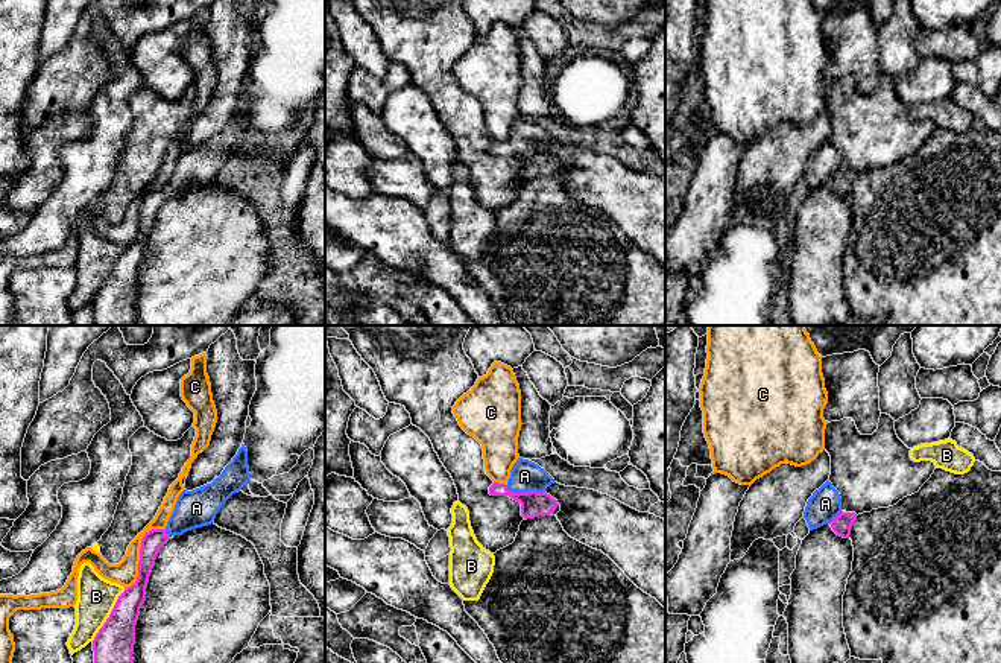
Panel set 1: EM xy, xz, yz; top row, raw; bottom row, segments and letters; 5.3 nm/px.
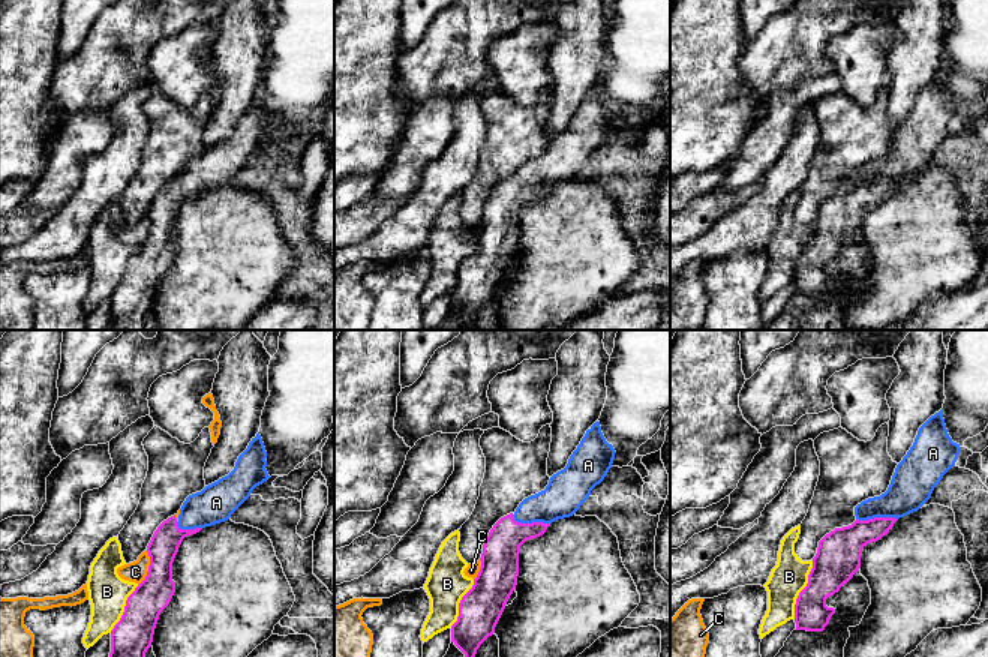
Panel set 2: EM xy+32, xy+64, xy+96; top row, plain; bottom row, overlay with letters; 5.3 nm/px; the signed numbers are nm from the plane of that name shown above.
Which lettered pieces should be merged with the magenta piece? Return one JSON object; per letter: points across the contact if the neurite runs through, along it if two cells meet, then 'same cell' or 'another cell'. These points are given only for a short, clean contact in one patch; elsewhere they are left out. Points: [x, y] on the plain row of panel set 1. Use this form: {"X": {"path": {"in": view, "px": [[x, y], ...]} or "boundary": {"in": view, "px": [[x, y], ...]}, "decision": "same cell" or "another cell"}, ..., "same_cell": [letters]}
{"A": {"path": {"in": "xz", "px": [[533, 163], [533, 158], [526, 151], [524, 136]]}, "decision": "same cell"}, "B": {"decision": "another cell"}, "C": {"decision": "another cell"}, "same_cell": ["A"]}

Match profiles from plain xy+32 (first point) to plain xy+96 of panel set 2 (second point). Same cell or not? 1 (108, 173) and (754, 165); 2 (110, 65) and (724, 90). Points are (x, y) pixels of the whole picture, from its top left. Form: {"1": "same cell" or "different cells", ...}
{"1": "different cells", "2": "different cells"}

